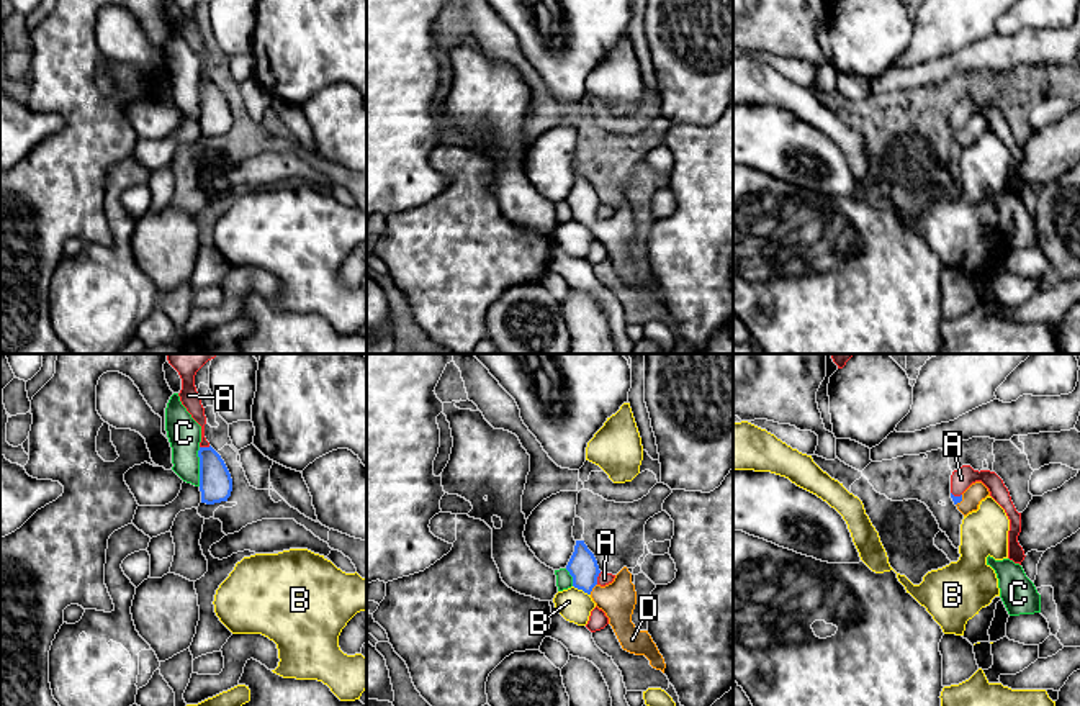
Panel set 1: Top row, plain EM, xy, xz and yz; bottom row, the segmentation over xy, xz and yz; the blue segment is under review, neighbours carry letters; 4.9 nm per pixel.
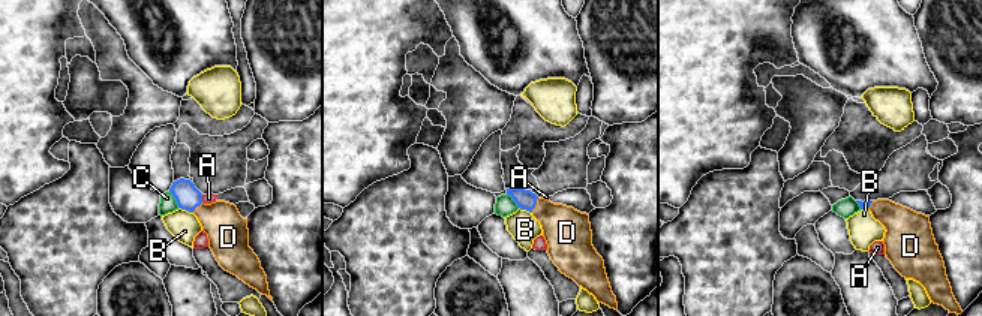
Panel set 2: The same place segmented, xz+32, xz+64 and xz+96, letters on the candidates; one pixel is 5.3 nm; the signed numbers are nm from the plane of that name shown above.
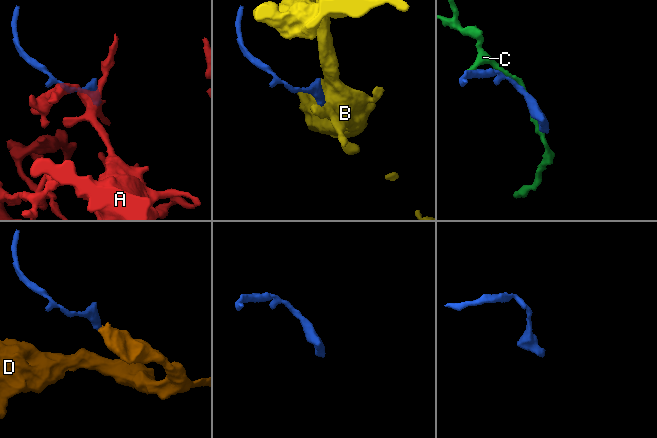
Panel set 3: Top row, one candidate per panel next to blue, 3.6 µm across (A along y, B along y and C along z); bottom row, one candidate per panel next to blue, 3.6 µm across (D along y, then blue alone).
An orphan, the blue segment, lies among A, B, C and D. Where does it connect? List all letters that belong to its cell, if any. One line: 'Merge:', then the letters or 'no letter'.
Merge: D

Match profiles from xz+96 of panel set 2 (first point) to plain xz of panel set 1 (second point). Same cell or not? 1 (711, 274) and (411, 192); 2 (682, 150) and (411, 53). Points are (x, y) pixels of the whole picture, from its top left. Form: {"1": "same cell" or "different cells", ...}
{"1": "different cells", "2": "same cell"}

